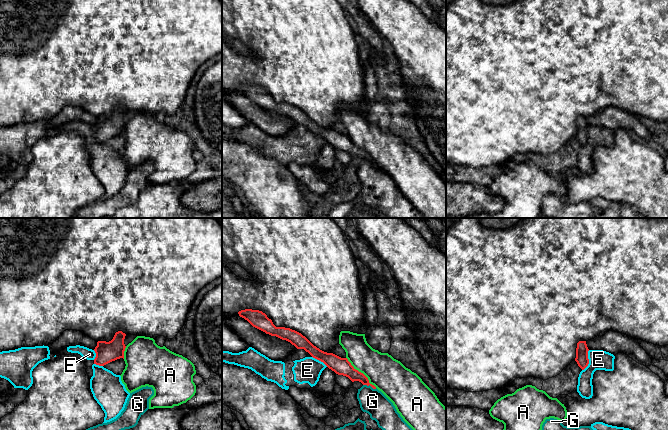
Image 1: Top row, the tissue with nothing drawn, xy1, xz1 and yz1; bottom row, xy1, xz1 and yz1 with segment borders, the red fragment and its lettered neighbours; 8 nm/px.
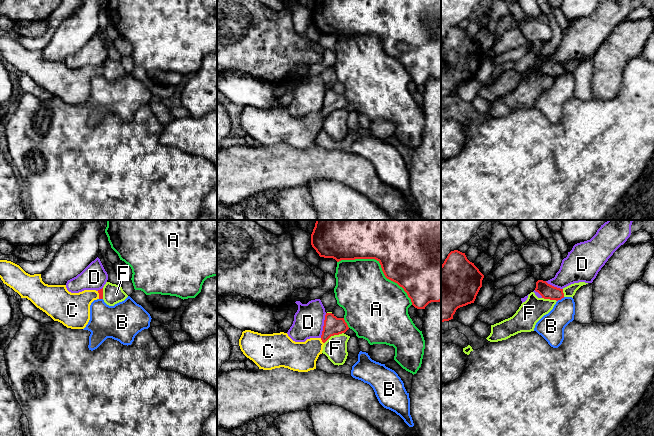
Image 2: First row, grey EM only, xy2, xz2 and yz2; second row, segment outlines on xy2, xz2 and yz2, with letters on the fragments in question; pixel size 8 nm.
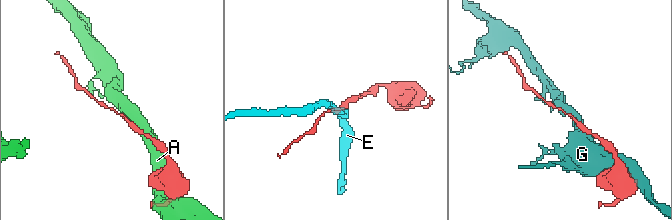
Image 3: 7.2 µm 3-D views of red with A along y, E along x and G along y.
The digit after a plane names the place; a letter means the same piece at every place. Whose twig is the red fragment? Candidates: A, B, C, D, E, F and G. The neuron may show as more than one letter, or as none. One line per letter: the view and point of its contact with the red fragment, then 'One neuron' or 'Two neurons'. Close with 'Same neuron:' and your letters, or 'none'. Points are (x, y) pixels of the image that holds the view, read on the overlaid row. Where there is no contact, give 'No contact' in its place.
A: Touches red at xz2 (380, 264). Two neurons
B: Touches red at yz2 (560, 299). Two neurons
C: Touches red at xz2 (322, 341). One neuron
D: Touches red at xz2 (324, 325). Two neurons
E: Touches red at yz1 (588, 360). Two neurons
F: Touches red at xz2 (333, 335). Two neurons
G: Touches red at xz1 (370, 385). Two neurons
Same neuron: C

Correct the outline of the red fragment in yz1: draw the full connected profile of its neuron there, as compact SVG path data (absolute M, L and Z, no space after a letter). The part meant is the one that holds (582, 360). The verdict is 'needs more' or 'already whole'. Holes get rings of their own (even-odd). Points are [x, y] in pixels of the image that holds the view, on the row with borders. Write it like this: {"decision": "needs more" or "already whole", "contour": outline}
{"decision": "already whole", "contour": "M579 341L577 343L575 361L582 370L584 370L589 364L588 351L589 349L586 341Z"}

